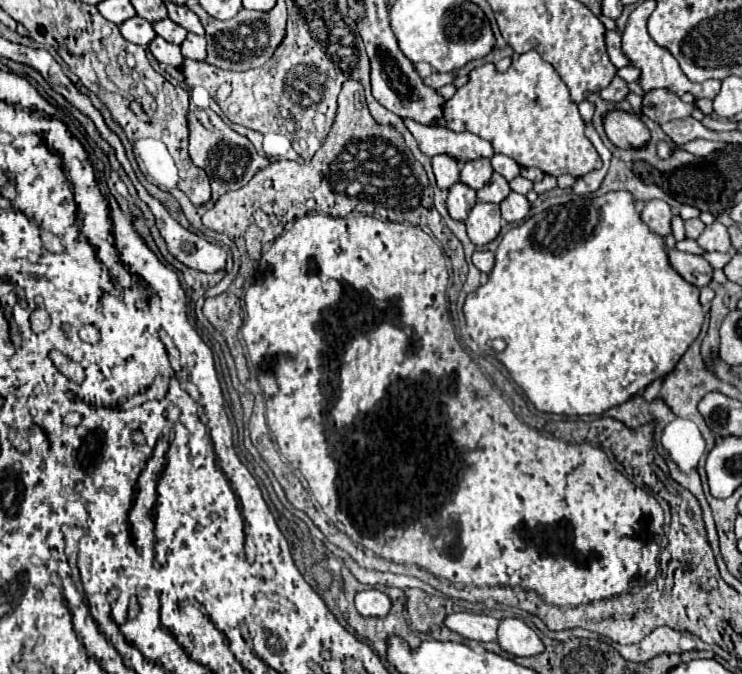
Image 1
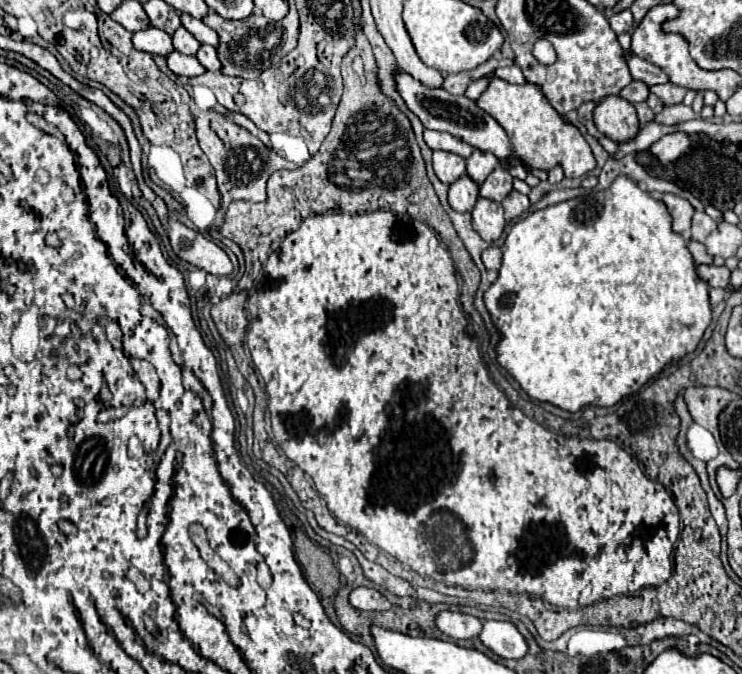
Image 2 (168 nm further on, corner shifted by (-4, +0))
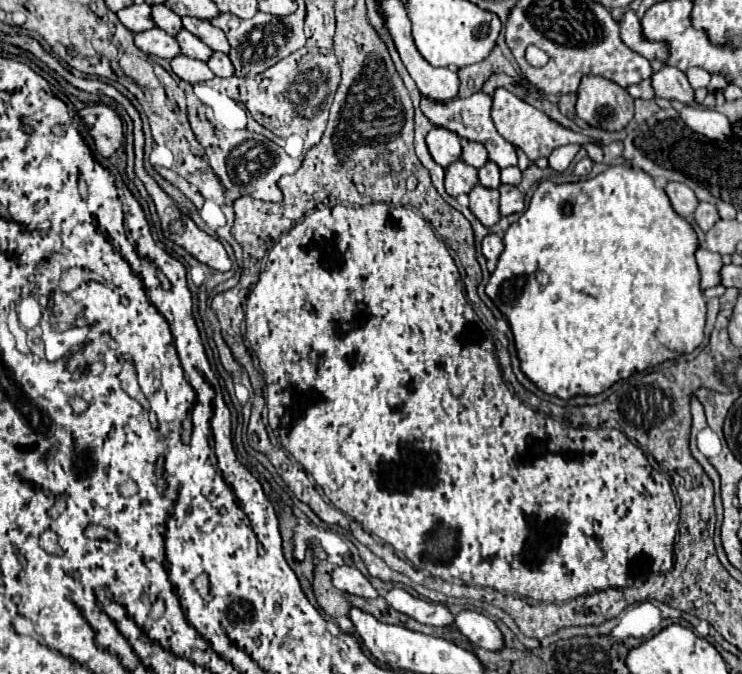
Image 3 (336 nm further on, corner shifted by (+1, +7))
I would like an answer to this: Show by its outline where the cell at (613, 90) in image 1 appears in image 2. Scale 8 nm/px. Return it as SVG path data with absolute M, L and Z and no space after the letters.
M633 80L631 84L627 84L621 92L619 92L621 98L625 98L627 102L635 104L635 102L643 102L647 96L649 96L649 88L647 84L641 84L641 80Z

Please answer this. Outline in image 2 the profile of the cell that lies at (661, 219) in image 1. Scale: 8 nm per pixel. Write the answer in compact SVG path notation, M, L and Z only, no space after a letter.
M663 194L661 202L667 206L671 218L673 218L673 232L689 236L689 228L691 228L691 216L693 216L693 206L679 196L673 194Z

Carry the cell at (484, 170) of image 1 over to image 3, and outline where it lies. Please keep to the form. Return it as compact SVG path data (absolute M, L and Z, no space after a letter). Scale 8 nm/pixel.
M464 141L464 145L462 145L462 161L466 161L468 165L480 169L488 161L488 151L484 149L482 143Z

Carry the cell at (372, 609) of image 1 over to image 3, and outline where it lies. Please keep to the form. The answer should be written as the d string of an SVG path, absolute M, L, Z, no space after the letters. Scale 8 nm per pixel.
M354 565L336 567L332 571L332 583L340 591L346 591L346 593L352 593L358 597L366 597L366 599L378 597L378 591L370 585L370 581Z

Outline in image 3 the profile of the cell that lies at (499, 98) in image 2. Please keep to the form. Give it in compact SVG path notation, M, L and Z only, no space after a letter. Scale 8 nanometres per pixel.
M498 89L494 93L494 99L492 99L492 121L496 125L496 131L506 139L510 141L512 145L520 147L530 161L536 161L538 157L548 157L556 147L560 145L568 145L568 143L578 143L578 145L586 145L586 143L598 143L596 139L588 137L588 135L582 135L582 133L574 133L570 129L564 129L562 125L554 123L544 111L538 111L536 107L532 107L530 103L522 101L520 97L516 97L514 93L506 91L506 89Z

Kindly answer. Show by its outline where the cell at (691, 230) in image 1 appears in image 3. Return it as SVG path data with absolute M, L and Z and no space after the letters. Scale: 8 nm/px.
M700 203L698 209L696 209L696 213L694 213L694 217L696 217L696 223L700 225L702 231L712 229L714 223L720 219L718 209L716 209L716 205L712 205L712 203Z

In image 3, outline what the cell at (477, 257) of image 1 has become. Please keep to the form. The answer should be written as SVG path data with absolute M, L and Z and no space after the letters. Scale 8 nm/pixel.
M490 233L490 235L484 237L484 241L482 241L482 255L484 255L488 261L496 263L502 251L504 251L504 243L502 243L502 237L500 237L500 235Z

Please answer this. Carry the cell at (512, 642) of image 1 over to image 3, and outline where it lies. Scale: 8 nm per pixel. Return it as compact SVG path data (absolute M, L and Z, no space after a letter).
M462 611L454 619L454 627L476 647L500 651L504 645L500 629L482 613L476 611Z

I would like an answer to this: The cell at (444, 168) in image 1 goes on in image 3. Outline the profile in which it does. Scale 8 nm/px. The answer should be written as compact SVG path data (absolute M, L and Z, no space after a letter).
M432 127L426 135L426 143L434 161L442 167L448 167L452 161L460 159L460 137L444 127Z

